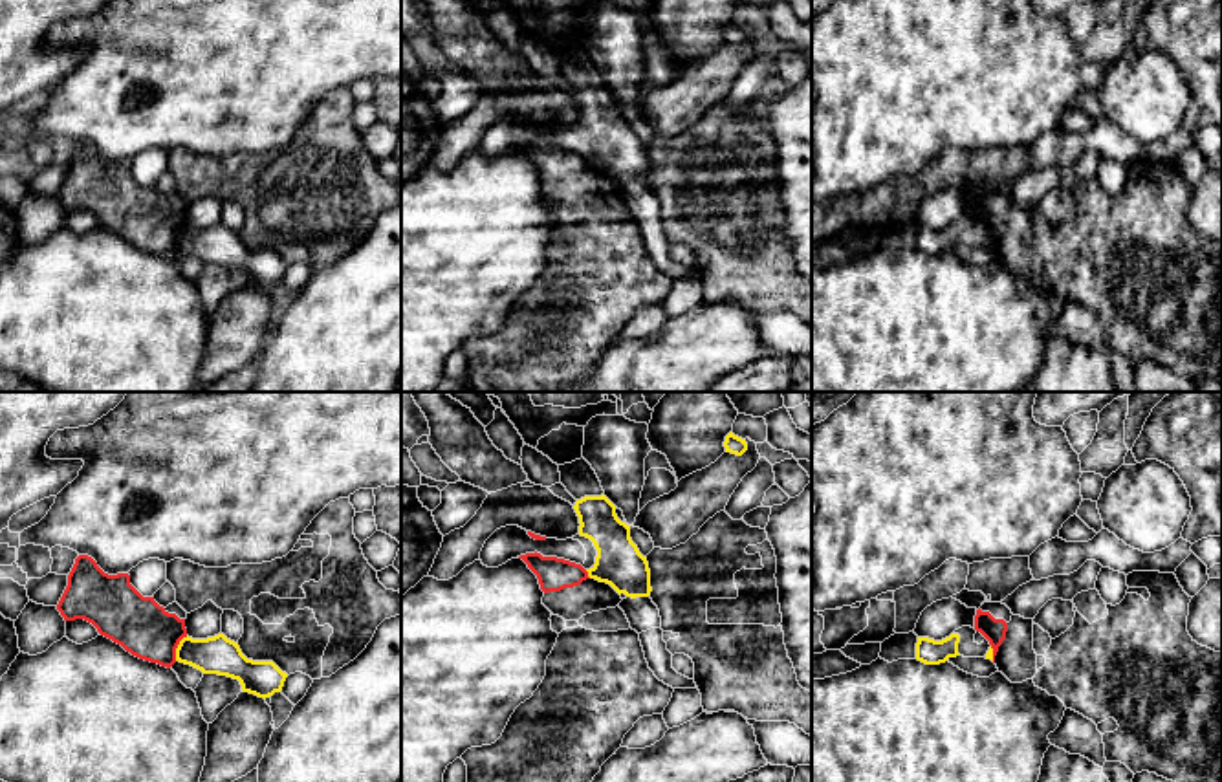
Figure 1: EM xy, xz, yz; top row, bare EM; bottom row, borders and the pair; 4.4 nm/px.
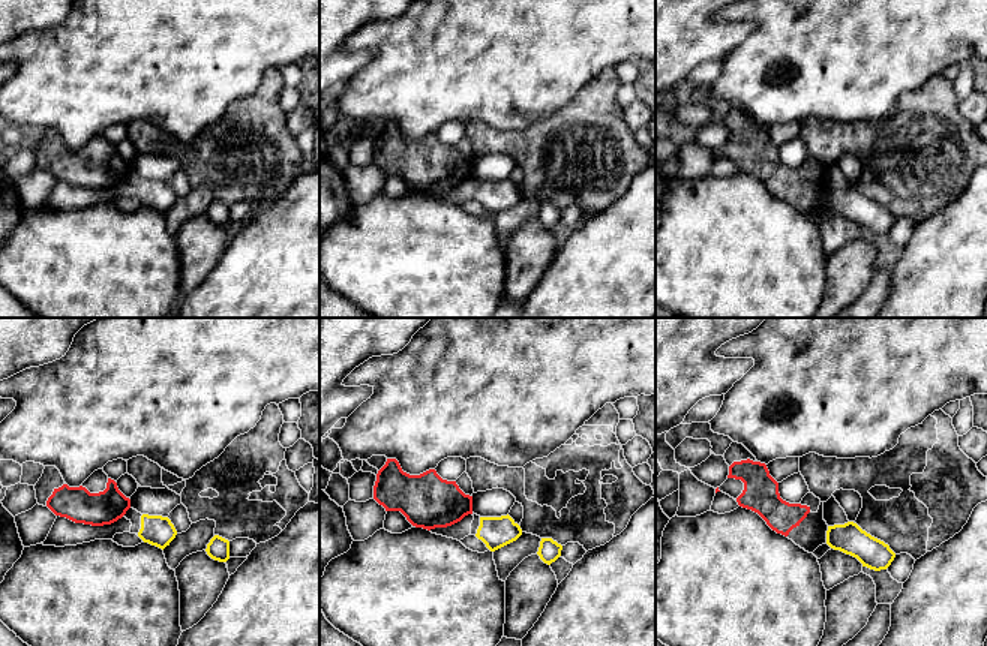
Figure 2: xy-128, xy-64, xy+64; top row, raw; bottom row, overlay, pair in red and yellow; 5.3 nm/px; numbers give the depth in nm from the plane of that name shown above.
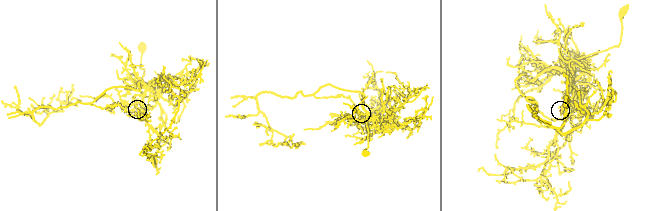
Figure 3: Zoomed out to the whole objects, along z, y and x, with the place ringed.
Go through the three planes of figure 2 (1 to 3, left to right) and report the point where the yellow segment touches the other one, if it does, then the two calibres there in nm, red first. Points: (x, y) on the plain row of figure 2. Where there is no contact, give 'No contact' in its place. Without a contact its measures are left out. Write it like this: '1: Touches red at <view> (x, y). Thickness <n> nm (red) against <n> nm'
1: No contact
2: No contact
3: No contact

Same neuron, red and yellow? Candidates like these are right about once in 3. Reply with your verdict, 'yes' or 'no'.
no

